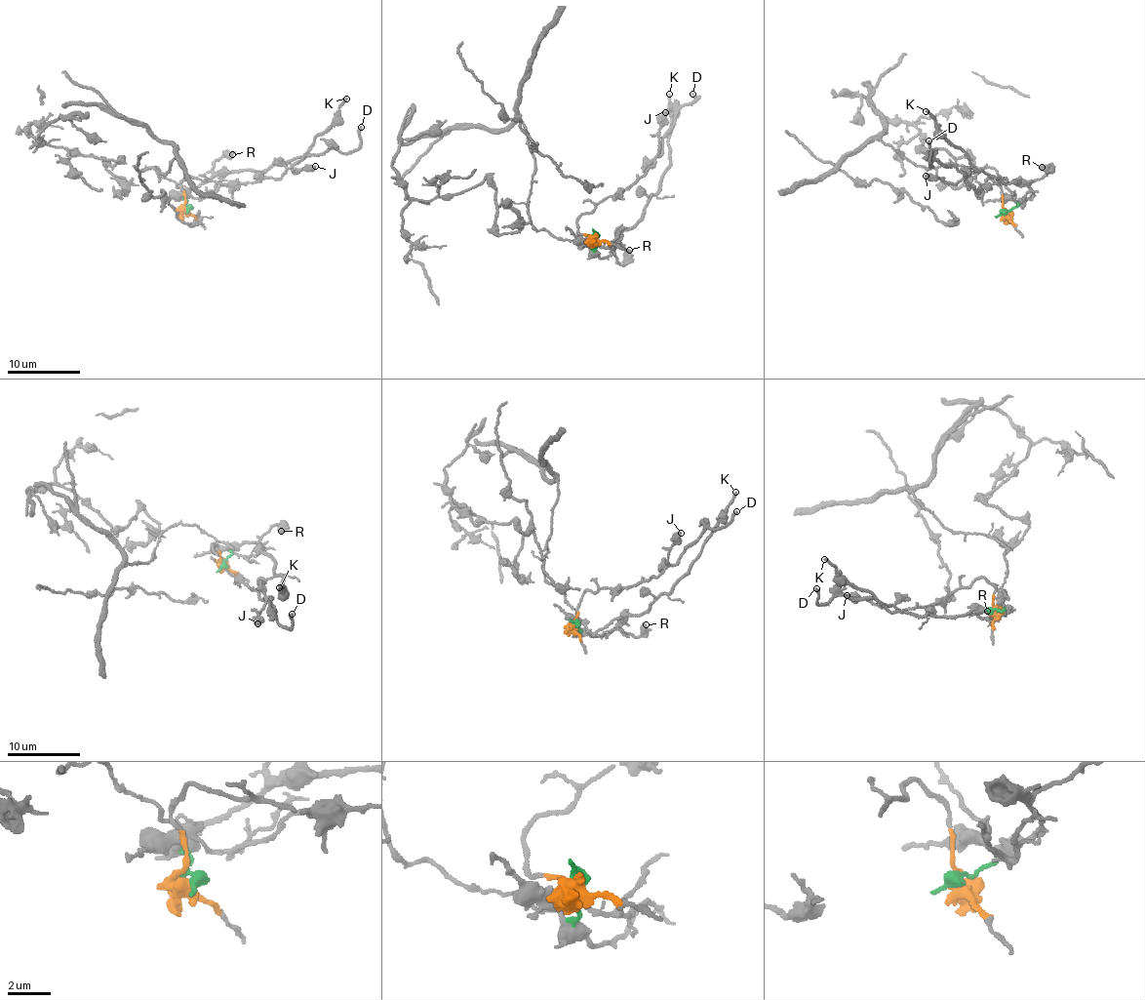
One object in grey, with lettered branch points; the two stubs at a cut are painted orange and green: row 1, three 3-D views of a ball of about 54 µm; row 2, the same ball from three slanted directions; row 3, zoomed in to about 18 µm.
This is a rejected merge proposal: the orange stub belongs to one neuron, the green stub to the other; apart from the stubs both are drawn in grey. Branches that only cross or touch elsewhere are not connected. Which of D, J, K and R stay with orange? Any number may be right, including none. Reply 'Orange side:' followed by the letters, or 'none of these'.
Orange side: D, J

